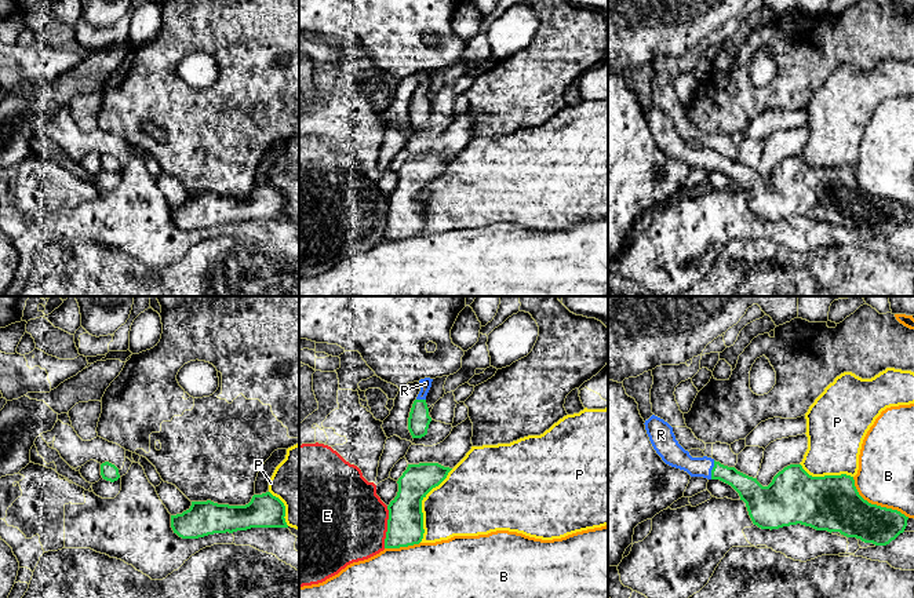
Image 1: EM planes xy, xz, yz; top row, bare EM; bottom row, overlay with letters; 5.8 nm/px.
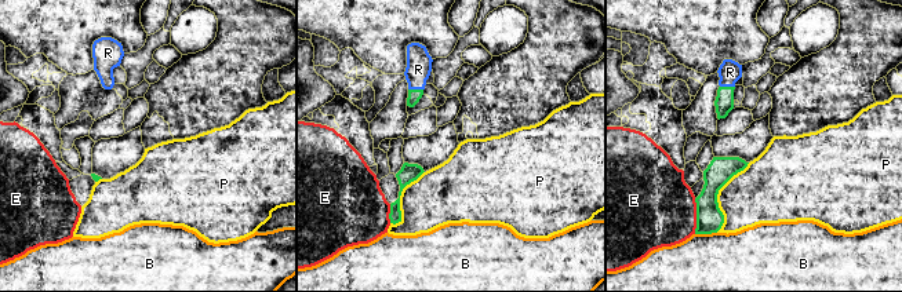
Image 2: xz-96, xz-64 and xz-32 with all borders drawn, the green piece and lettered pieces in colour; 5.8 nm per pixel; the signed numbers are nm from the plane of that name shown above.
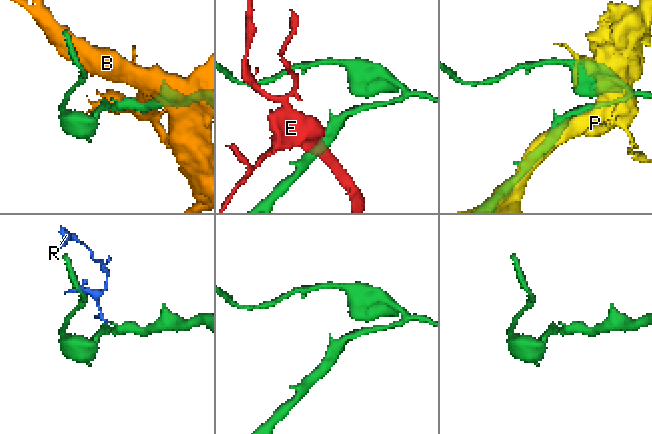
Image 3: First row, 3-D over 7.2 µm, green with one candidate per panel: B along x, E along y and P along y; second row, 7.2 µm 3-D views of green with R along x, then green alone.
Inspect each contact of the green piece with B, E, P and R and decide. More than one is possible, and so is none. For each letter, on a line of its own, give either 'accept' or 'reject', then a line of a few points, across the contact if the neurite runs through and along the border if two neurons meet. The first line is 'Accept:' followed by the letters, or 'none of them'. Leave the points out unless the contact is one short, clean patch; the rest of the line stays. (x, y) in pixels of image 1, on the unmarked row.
Accept: R
B: reject
E: reject
P: reject
R: accept | yz (749, 181), (731, 167), (712, 161), (692, 157), (673, 145)

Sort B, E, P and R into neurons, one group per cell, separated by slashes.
B / E / P / R

